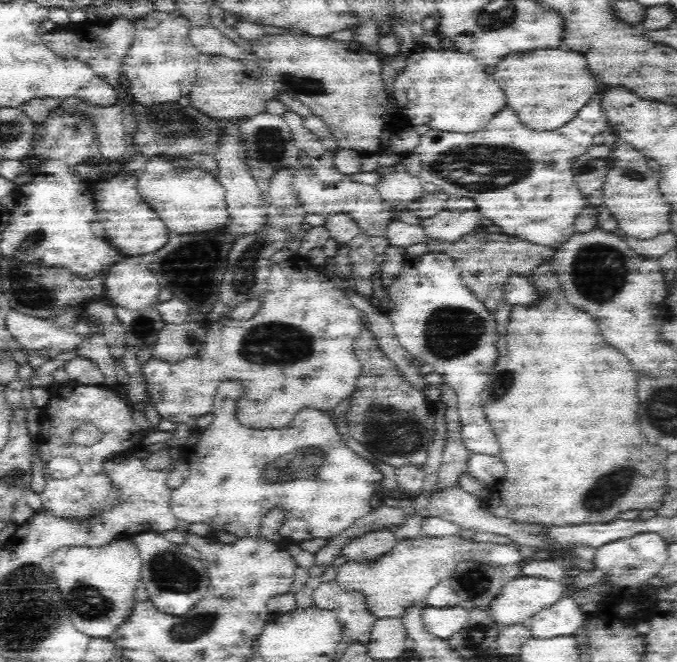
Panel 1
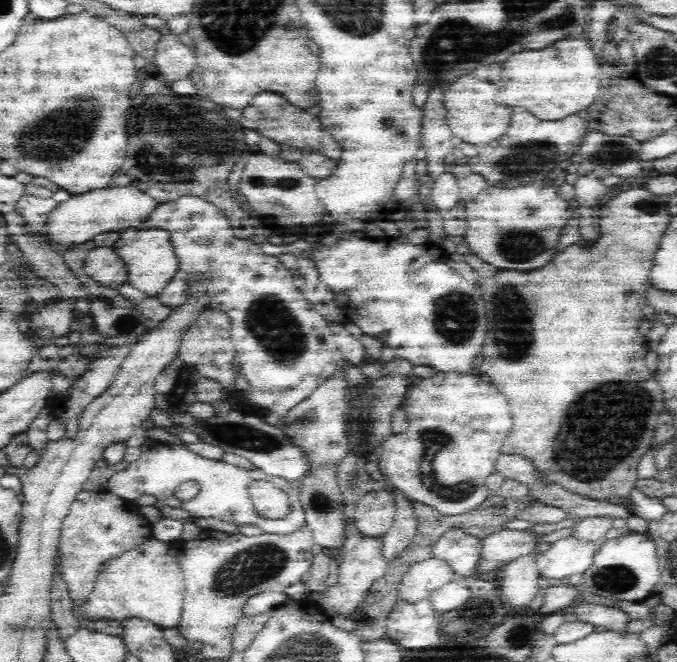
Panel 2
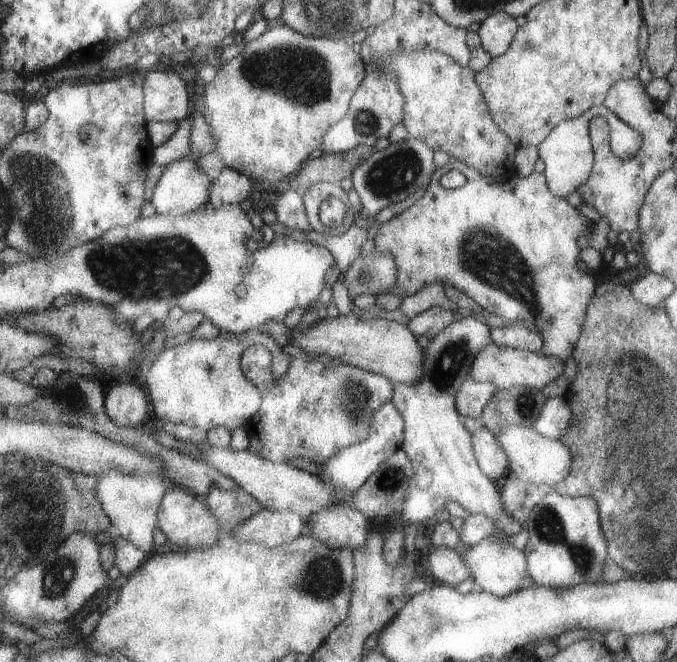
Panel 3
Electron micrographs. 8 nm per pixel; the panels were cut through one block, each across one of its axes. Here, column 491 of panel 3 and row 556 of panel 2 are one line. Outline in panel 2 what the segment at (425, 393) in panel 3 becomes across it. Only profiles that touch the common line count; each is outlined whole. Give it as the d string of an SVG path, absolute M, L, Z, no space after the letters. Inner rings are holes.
M506 529L486 536L482 540L480 560L477 564L477 576L491 576L498 567L506 566L512 560L537 552L541 538L532 529Z

